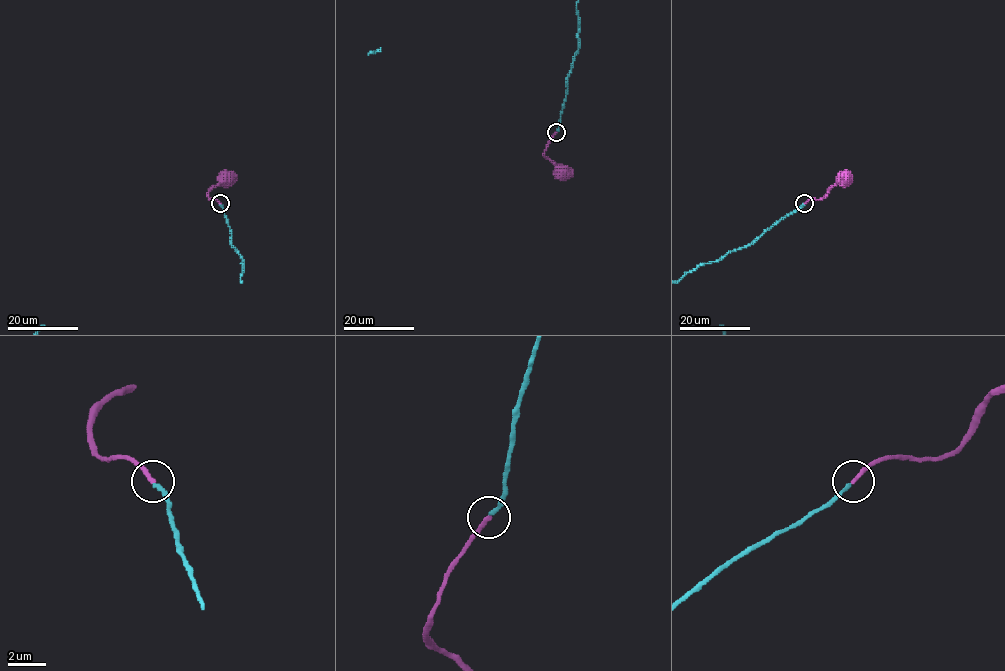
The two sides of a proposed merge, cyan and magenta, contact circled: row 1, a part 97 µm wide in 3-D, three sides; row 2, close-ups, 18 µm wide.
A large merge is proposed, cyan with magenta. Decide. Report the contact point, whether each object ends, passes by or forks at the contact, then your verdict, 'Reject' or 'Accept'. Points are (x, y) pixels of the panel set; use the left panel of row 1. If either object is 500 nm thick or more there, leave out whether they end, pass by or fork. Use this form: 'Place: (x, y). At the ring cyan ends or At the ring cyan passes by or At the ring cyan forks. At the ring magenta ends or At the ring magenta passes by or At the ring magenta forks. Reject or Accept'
Place: (220, 203). At the ring cyan ends. At the ring magenta ends. Accept

